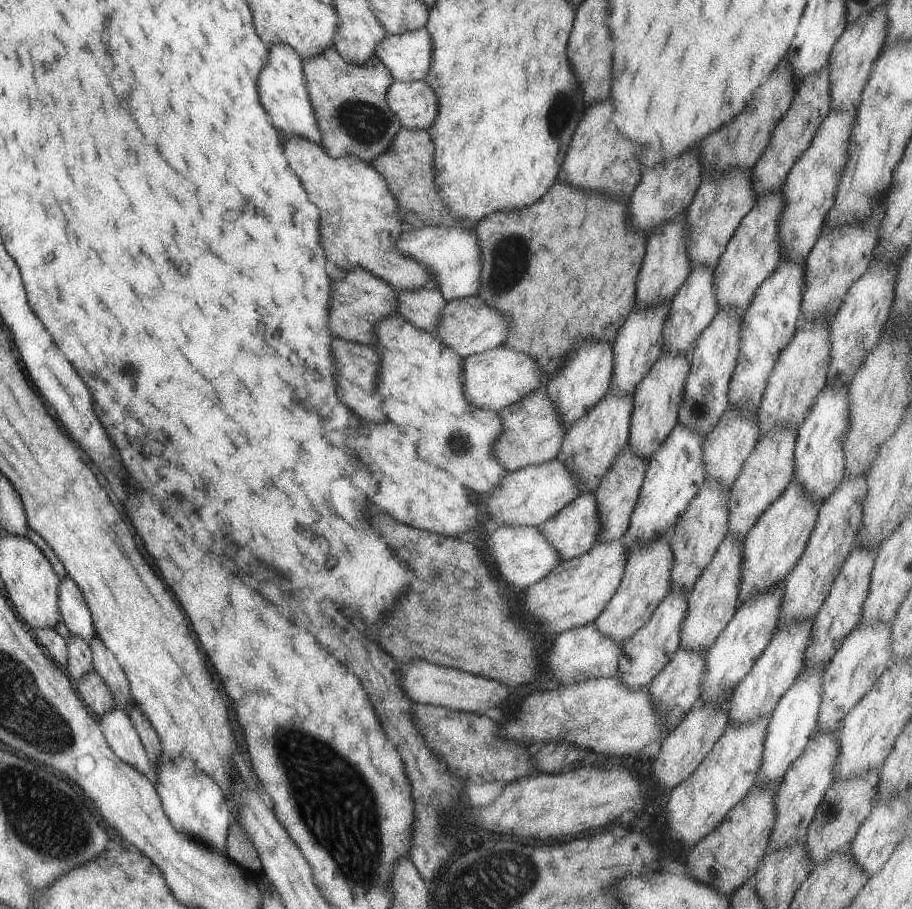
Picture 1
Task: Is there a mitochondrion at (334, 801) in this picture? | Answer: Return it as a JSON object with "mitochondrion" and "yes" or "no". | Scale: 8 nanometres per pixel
{"mitochondrion":"yes"}

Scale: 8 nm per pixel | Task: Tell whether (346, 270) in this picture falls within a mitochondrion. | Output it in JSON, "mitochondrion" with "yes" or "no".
{"mitochondrion":"no"}

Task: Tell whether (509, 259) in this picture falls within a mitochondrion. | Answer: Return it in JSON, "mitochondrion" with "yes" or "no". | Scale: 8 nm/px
{"mitochondrion":"yes"}

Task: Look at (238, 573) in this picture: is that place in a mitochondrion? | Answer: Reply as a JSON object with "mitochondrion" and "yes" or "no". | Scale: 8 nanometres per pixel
{"mitochondrion":"no"}

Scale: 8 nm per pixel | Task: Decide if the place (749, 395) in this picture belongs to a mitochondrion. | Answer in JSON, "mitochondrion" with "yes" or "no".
{"mitochondrion":"yes"}

